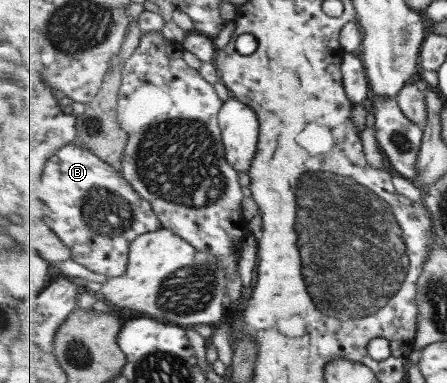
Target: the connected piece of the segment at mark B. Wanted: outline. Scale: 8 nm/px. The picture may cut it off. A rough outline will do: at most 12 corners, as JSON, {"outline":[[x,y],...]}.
{"outline":[[75,143],[47,162],[42,218],[107,278],[163,229],[117,168]]}

